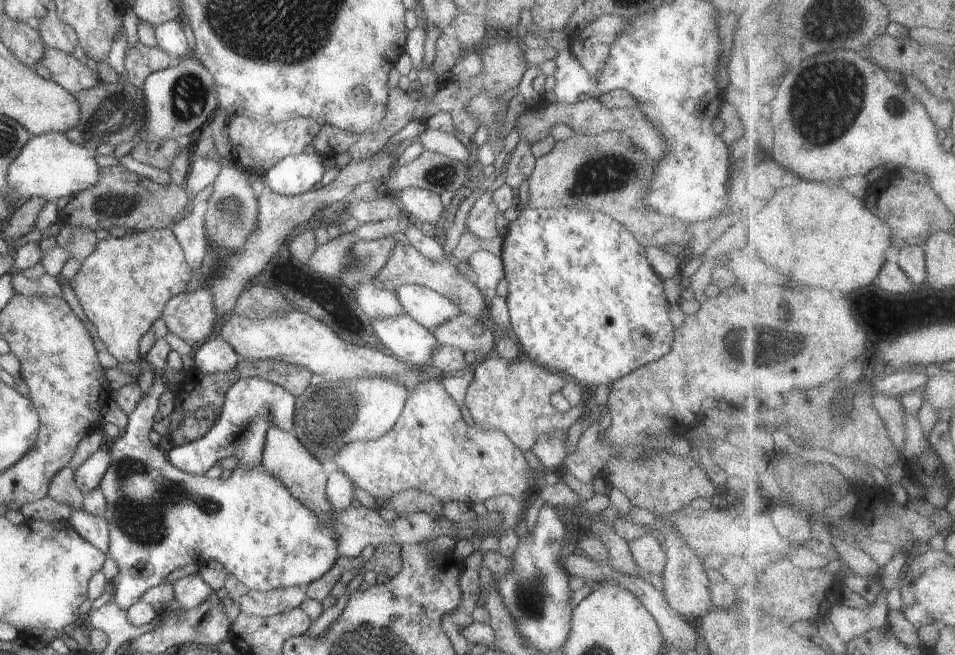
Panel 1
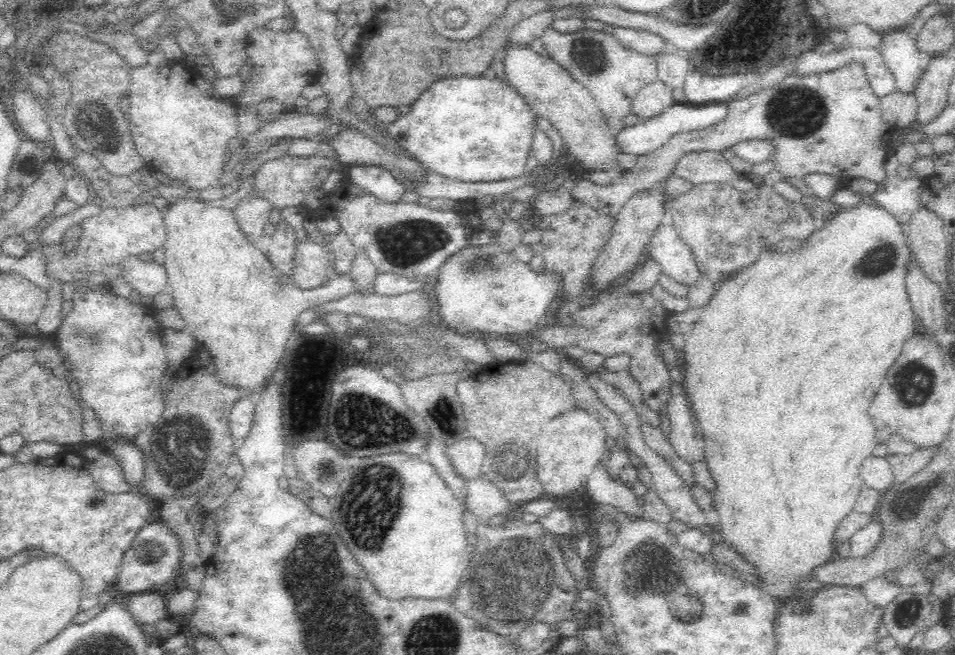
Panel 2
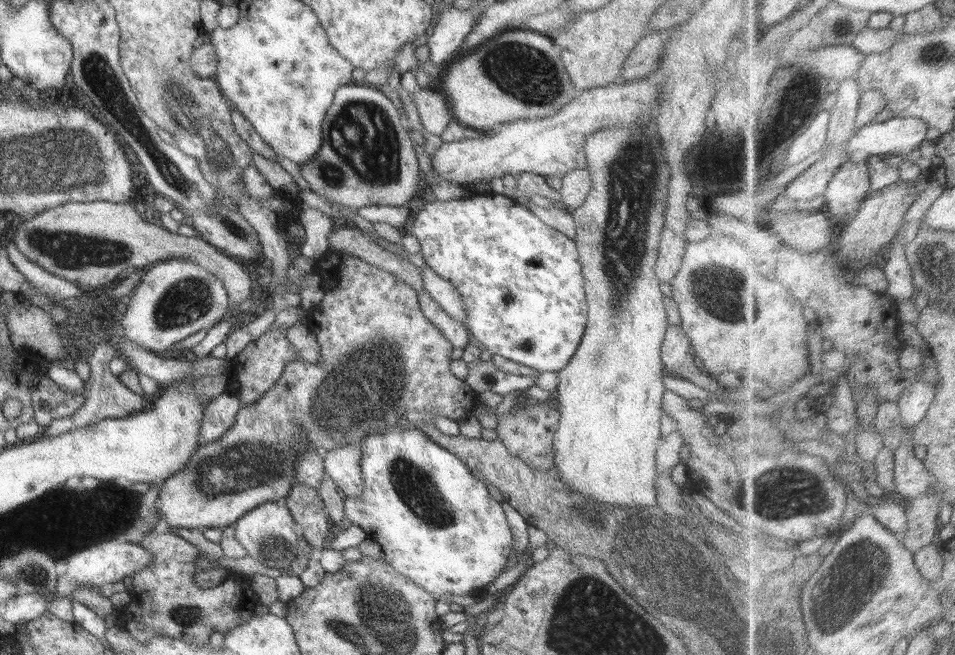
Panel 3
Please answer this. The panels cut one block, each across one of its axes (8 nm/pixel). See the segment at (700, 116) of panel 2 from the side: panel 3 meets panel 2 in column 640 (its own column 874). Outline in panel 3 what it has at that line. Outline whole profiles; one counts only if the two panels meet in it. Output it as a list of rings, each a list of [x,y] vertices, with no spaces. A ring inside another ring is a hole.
[[[892,117],[880,124],[863,126],[849,144],[854,162],[869,160],[878,154],[908,156],[928,138],[930,126],[923,119]]]

